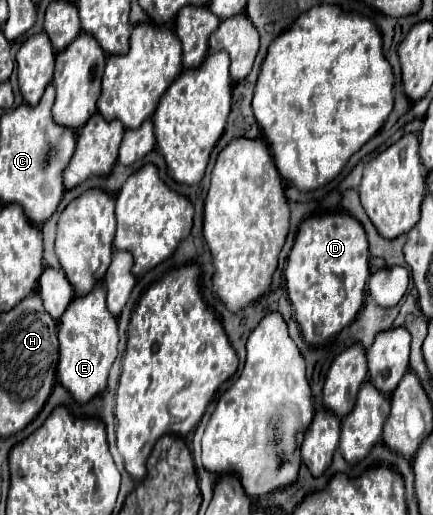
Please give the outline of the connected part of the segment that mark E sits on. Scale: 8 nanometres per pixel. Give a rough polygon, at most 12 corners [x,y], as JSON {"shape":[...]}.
{"shape":[[105,287],[59,323],[57,375],[85,405],[107,387],[117,319]]}

